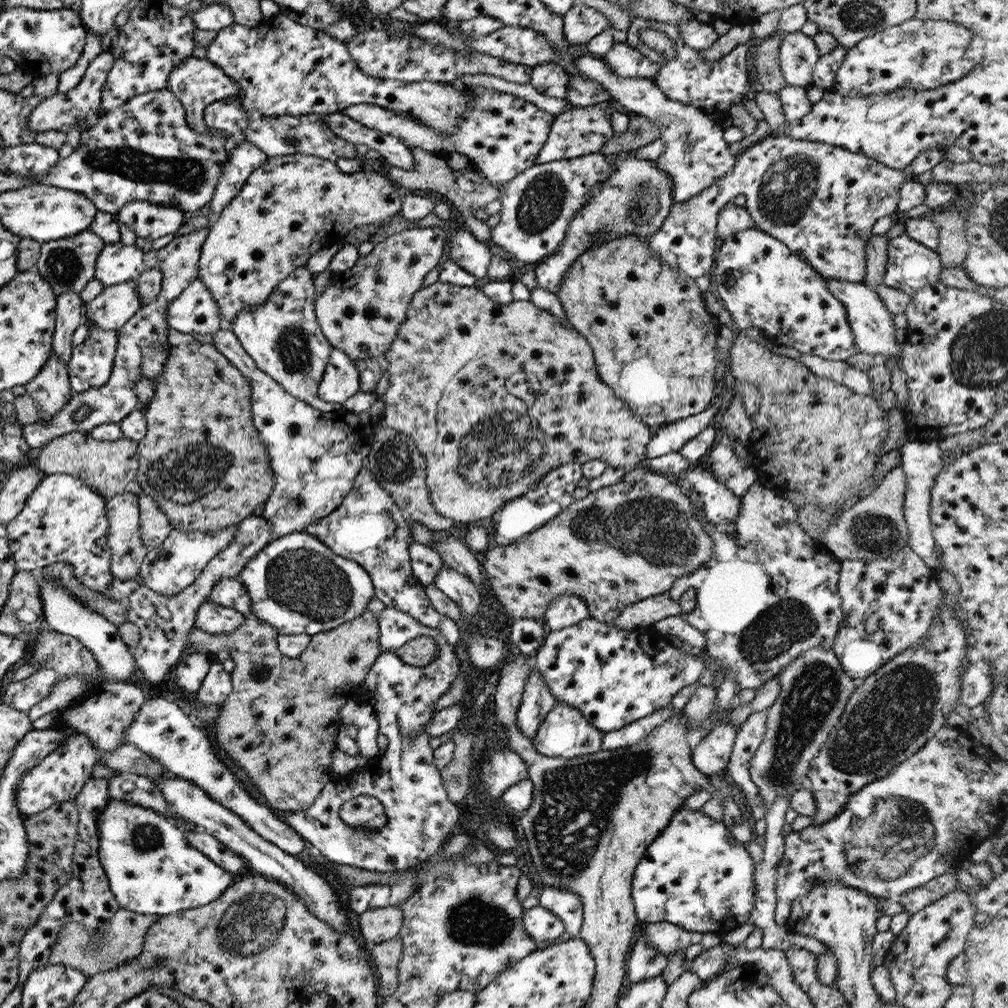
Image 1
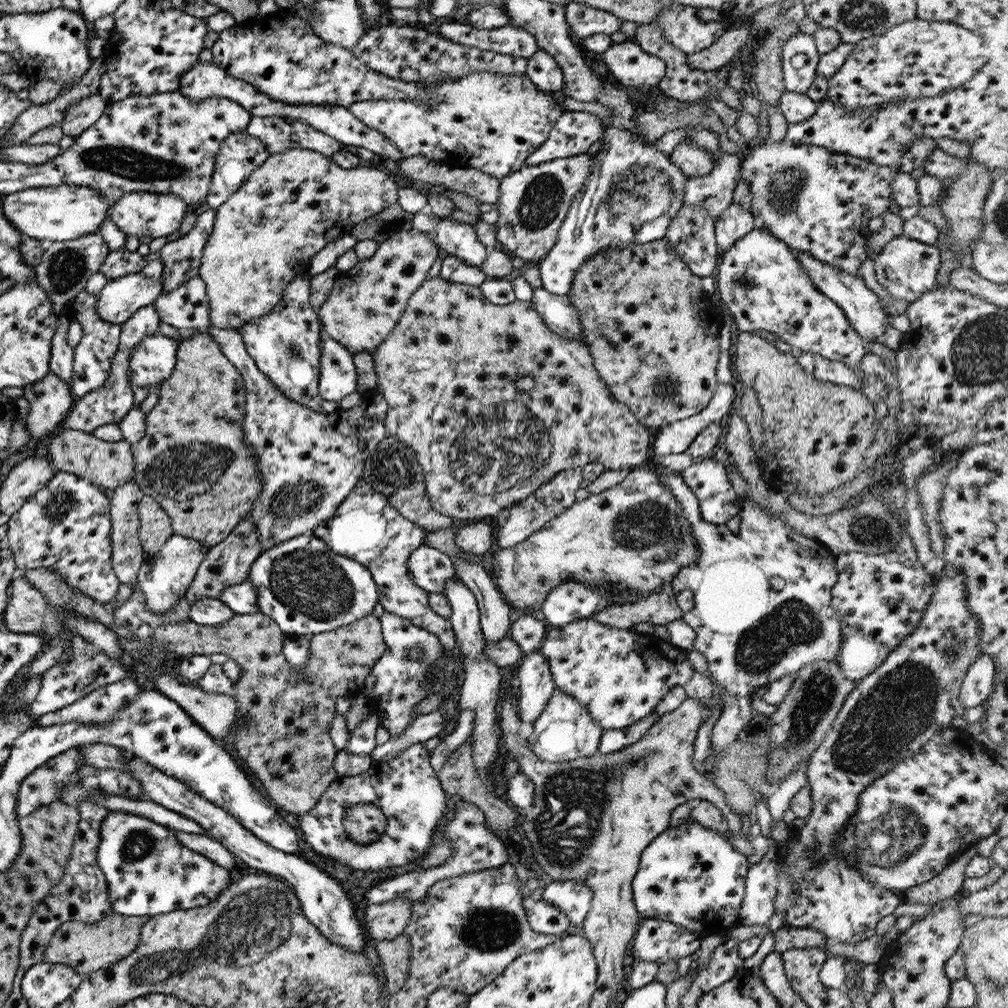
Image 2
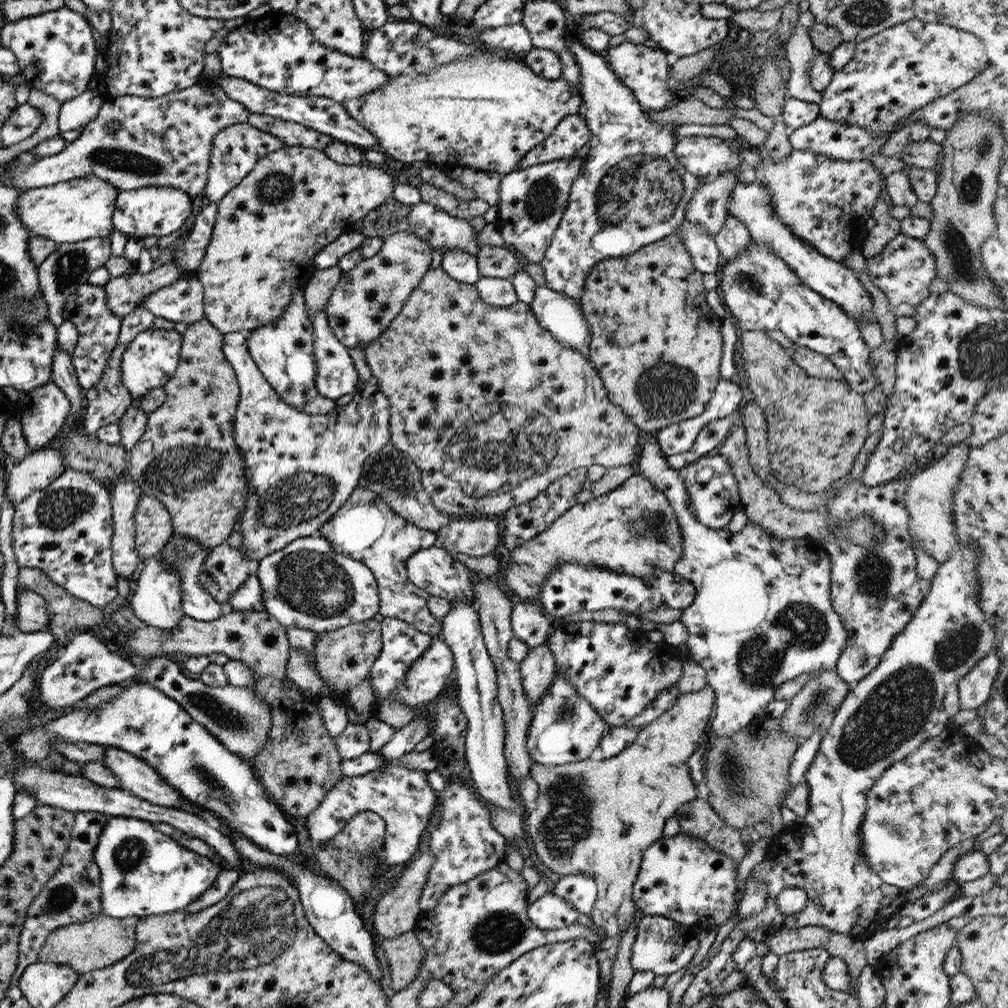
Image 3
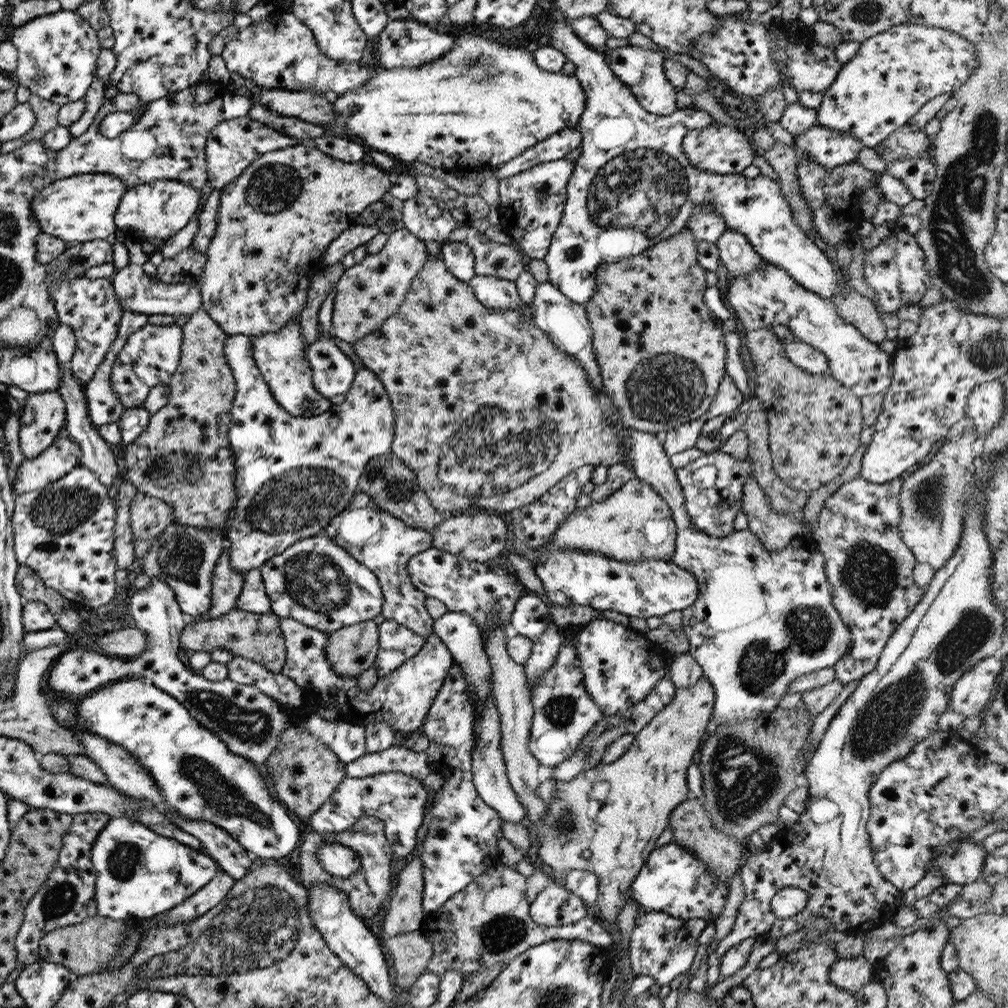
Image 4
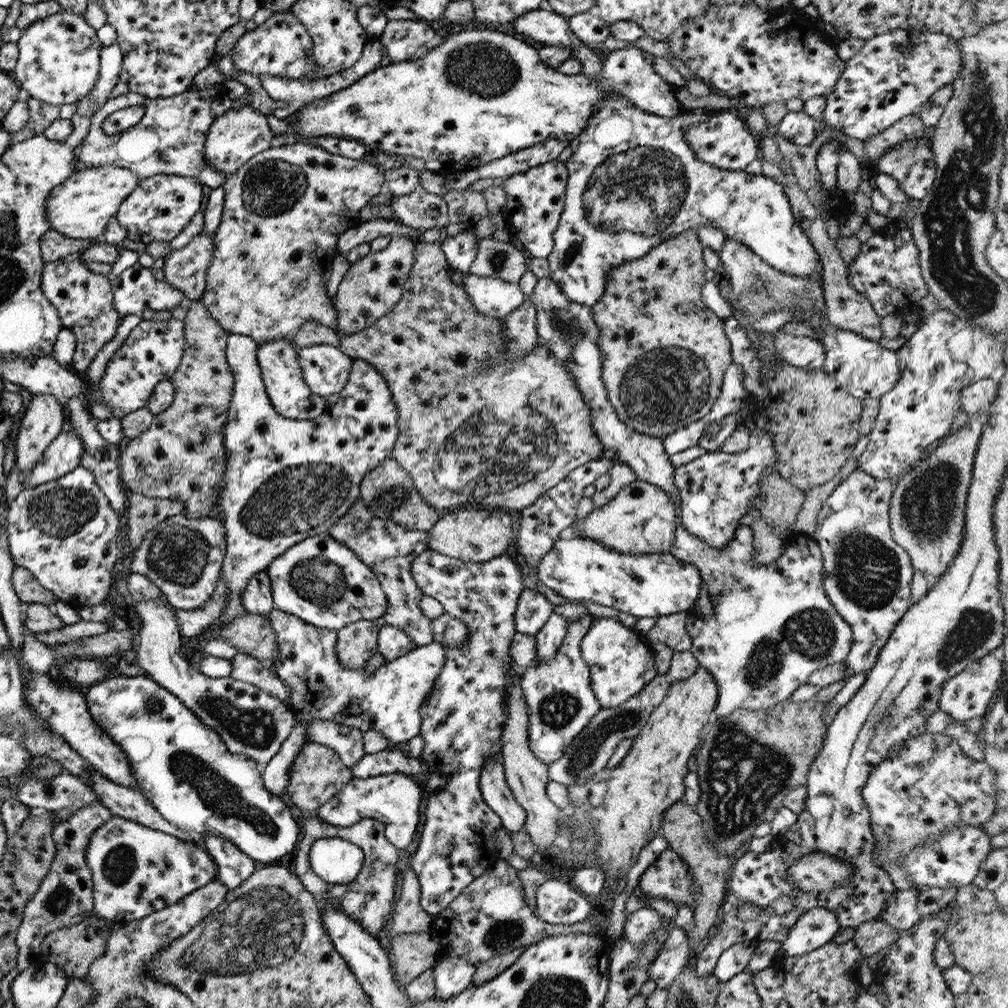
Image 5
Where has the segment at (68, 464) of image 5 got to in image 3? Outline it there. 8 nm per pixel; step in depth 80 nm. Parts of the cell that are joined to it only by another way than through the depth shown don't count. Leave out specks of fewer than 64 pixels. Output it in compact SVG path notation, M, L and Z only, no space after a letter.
M60 447L28 452L20 461L15 462L5 477L5 498L11 503L11 507L15 507L29 494L45 488L65 469Z

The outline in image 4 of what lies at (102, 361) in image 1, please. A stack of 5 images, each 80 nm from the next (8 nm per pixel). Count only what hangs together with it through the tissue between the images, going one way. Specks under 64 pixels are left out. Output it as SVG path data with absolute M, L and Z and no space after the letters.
M83 276L71 280L60 278L52 280L46 289L60 324L73 329L76 345L68 362L68 369L84 385L92 378L102 363L109 345L115 340L123 310L115 300L110 278L87 279Z

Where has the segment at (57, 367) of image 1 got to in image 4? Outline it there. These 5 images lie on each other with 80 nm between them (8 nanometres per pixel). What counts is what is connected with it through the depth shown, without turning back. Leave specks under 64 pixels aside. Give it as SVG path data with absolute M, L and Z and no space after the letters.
M57 391L28 393L19 414L19 448L24 459L43 452L66 421L65 405Z

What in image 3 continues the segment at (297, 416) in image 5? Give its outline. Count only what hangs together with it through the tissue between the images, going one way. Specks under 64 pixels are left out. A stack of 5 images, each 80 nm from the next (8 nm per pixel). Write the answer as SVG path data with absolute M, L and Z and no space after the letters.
M299 290L293 294L278 319L251 329L246 334L246 345L251 360L284 403L299 408L305 414L321 415L331 412L336 405L334 401L319 396L315 388L316 364L312 353L312 328L312 319L307 314L303 301L303 291Z

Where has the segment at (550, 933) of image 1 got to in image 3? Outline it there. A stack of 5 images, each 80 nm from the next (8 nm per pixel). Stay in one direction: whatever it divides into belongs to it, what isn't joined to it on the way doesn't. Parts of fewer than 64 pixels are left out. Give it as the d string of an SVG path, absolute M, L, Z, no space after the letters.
M548 892L536 899L526 909L531 924L541 930L553 930L569 926L578 912L561 896Z

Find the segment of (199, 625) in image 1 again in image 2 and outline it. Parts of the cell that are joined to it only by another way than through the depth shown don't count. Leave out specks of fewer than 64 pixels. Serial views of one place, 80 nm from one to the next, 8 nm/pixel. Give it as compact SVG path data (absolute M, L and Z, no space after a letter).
M202 596L189 603L188 618L203 627L219 627L233 618L229 610L218 598Z

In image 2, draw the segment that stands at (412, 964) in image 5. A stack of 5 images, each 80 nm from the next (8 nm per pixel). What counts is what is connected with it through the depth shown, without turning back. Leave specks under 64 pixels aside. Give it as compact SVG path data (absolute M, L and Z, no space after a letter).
M401 933L391 940L375 942L375 952L379 958L381 970L385 975L385 992L397 993L405 984L410 952L408 938Z

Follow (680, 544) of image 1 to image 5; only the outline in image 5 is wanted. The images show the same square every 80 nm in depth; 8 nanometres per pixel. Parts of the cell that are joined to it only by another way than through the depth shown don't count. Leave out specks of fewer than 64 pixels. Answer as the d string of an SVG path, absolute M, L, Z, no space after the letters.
M635 479L627 483L601 508L593 508L583 520L571 524L575 537L587 538L623 555L641 555L651 552L667 553L673 544L677 528L678 508L667 493L654 484Z

